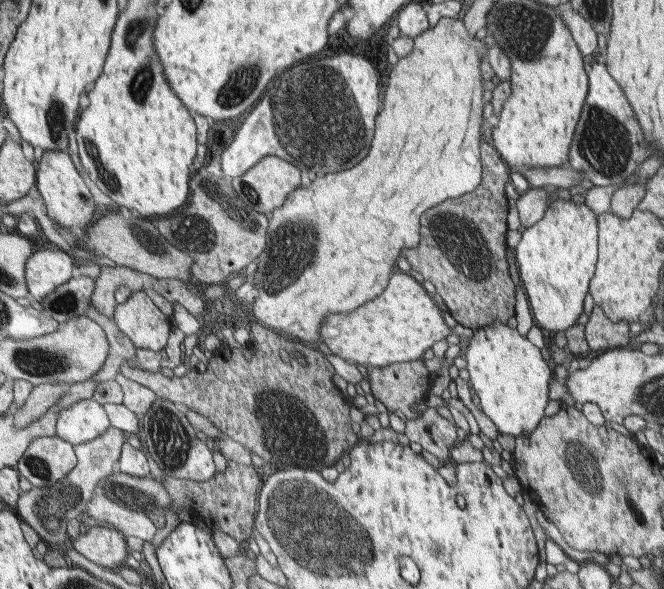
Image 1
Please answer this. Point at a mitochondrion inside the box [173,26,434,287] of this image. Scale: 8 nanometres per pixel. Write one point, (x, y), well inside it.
(312, 112)

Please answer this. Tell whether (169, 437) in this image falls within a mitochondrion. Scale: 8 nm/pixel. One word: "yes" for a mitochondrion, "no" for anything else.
yes

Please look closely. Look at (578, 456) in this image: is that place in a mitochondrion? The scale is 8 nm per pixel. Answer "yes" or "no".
yes

